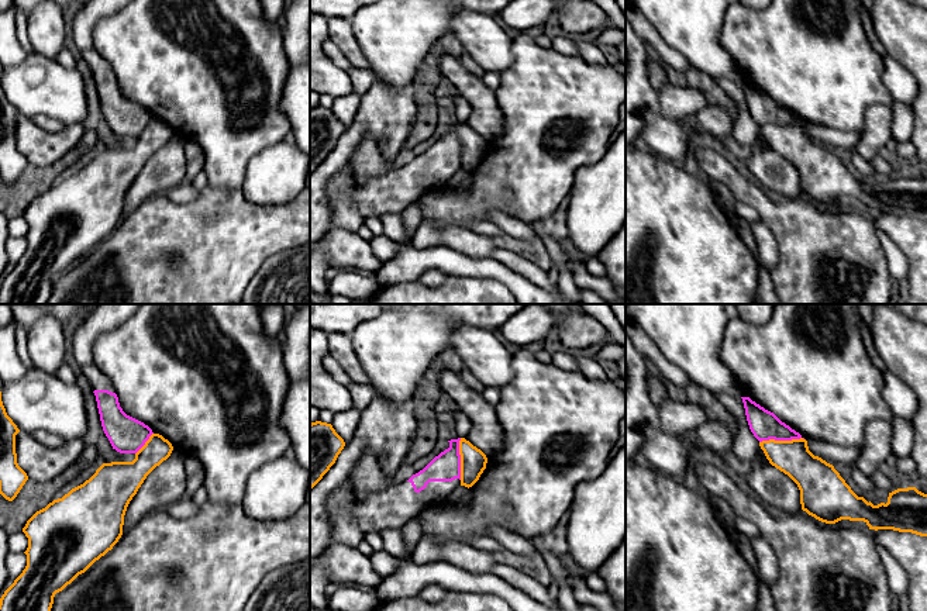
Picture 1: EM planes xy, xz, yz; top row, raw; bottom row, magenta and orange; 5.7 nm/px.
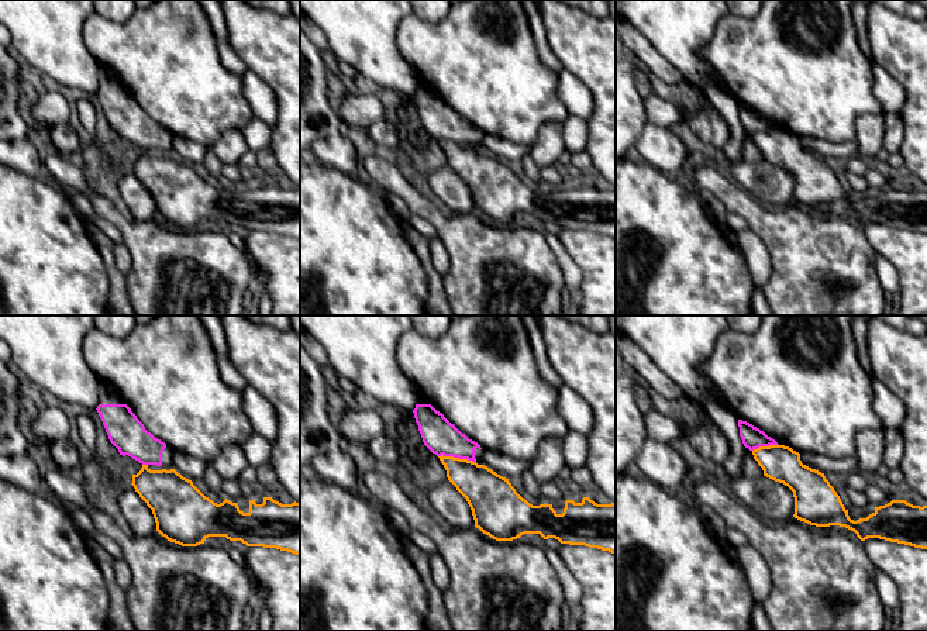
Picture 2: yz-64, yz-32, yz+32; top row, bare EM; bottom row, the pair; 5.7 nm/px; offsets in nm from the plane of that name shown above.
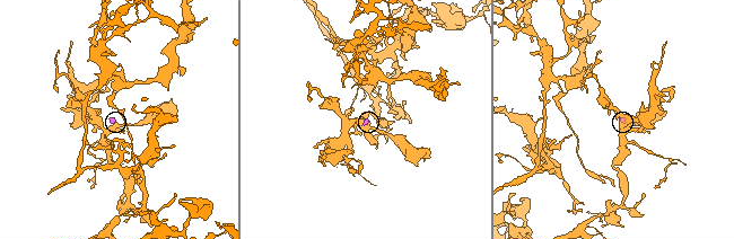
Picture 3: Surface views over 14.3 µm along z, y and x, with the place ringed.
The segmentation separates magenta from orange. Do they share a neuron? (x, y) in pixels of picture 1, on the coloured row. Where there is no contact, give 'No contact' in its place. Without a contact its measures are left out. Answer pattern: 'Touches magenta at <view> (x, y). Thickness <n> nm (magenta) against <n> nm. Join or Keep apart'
Touches magenta at yz (781, 439). Thickness 170 nm (magenta) against 200 nm. Keep apart

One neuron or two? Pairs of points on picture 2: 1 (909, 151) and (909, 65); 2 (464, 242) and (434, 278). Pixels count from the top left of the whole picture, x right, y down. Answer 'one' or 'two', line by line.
1: one
2: two

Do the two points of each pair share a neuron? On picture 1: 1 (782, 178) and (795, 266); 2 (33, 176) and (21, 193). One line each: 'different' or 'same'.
1: different
2: same

